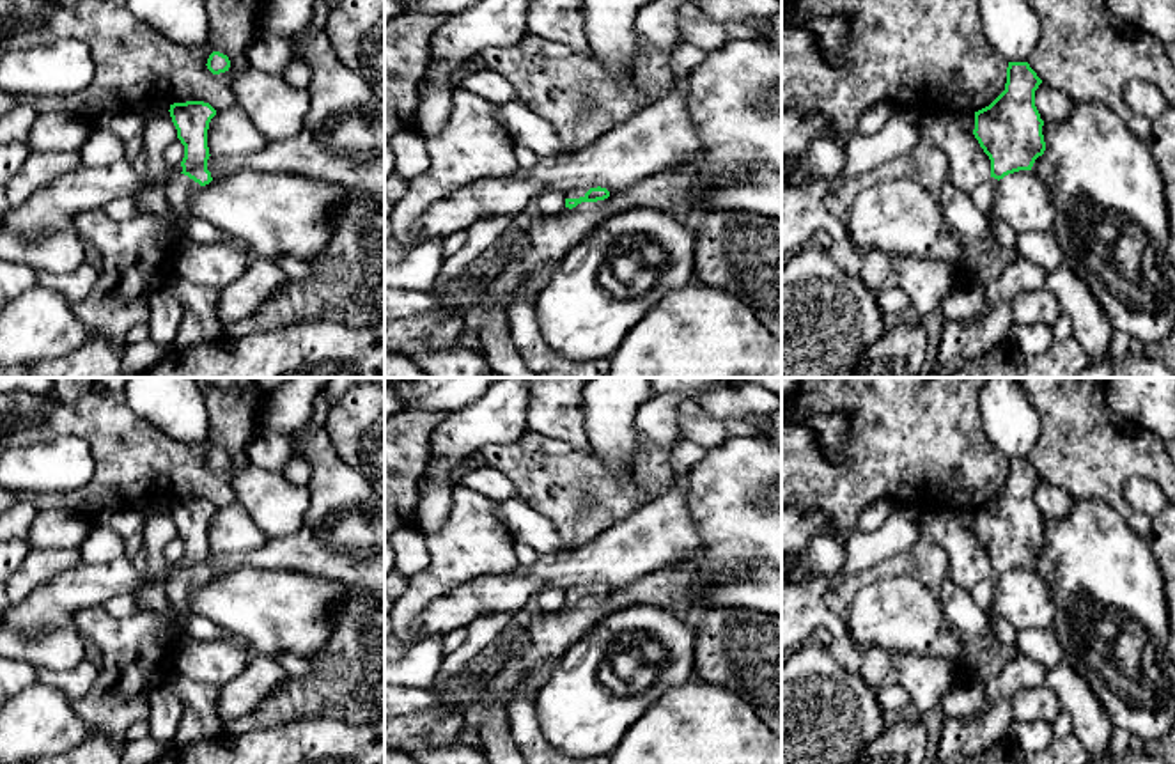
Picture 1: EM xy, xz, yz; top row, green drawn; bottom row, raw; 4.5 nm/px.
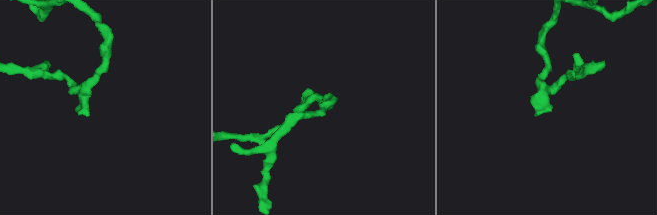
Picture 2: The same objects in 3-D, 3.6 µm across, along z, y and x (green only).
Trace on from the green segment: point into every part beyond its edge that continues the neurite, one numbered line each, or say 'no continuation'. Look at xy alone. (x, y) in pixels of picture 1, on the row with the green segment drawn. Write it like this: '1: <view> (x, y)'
1: xy (179, 188)

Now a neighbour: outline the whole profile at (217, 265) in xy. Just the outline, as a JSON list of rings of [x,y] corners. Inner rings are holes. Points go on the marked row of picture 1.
[[[186,239],[177,246],[174,273],[220,291],[237,280],[248,264],[245,252],[229,239],[214,243]]]

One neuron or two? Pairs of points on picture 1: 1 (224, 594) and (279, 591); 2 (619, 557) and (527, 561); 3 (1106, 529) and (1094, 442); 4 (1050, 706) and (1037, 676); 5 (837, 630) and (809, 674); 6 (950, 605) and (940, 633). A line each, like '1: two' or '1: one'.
1: one
2: two
3: two
4: two
5: two
6: two

